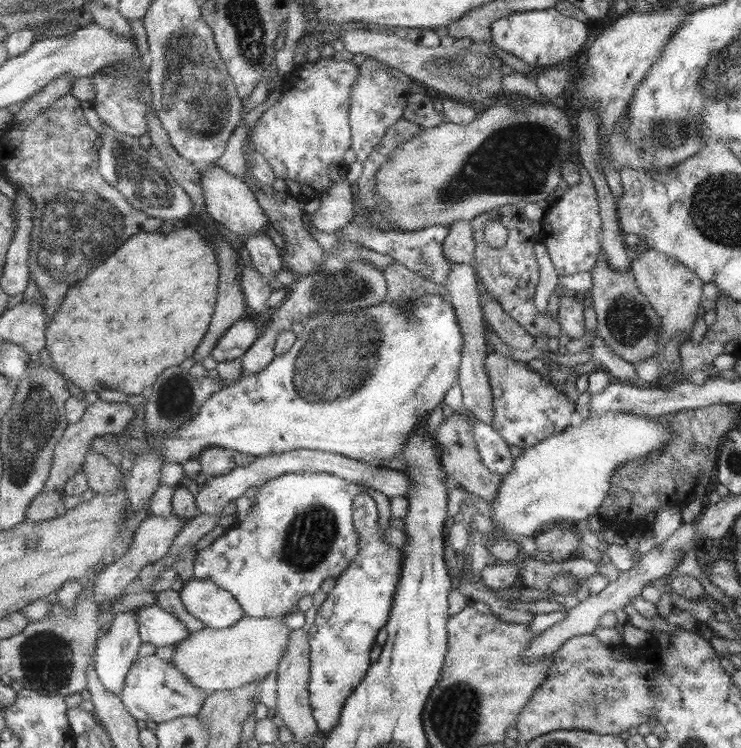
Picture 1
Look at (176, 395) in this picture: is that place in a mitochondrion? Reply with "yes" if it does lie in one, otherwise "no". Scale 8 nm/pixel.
yes

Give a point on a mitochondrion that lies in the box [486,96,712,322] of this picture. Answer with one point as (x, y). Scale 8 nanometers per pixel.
(663, 138)

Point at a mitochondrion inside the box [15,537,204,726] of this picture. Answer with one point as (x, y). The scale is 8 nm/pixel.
(46, 660)

